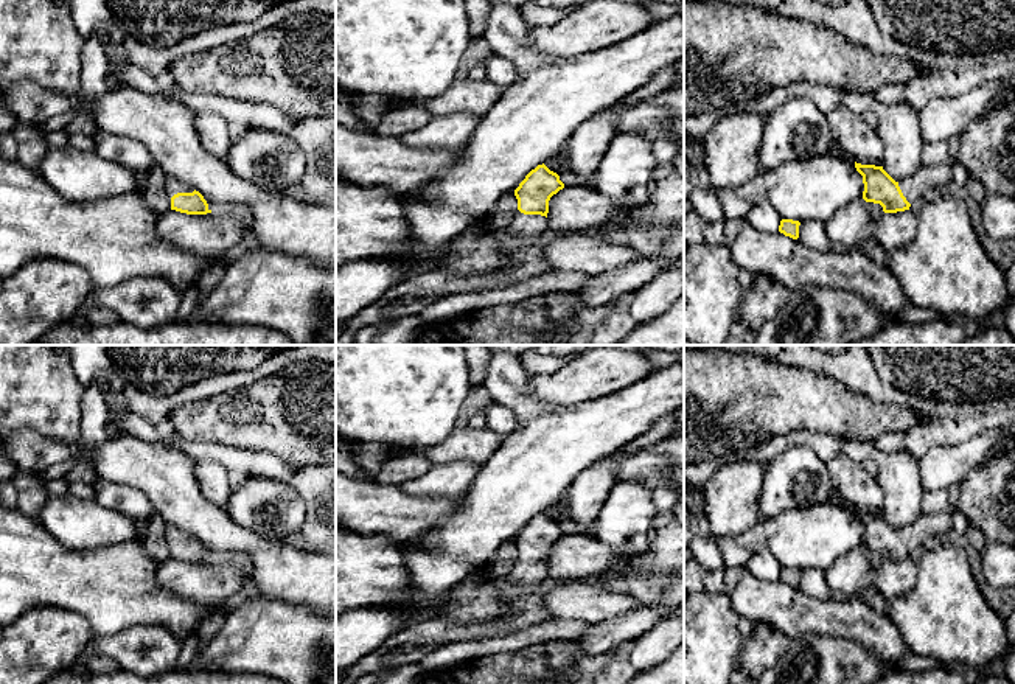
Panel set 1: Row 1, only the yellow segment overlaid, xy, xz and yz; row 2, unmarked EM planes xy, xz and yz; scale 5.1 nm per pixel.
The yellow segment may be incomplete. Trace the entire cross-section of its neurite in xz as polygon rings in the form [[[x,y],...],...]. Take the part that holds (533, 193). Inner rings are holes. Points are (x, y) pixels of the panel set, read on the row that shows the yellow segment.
[[[544,163],[532,169],[514,190],[519,211],[502,232],[504,238],[516,249],[539,238],[549,227],[549,201],[563,188],[560,176]]]

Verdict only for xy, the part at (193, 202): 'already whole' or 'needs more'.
needs more

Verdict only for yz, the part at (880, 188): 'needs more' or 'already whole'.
needs more

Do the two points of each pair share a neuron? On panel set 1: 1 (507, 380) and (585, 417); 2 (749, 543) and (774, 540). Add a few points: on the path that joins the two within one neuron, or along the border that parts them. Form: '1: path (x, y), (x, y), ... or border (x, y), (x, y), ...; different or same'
1: path (523, 400), (540, 417), (565, 417); same
2: path (756, 541), (768, 540); same

